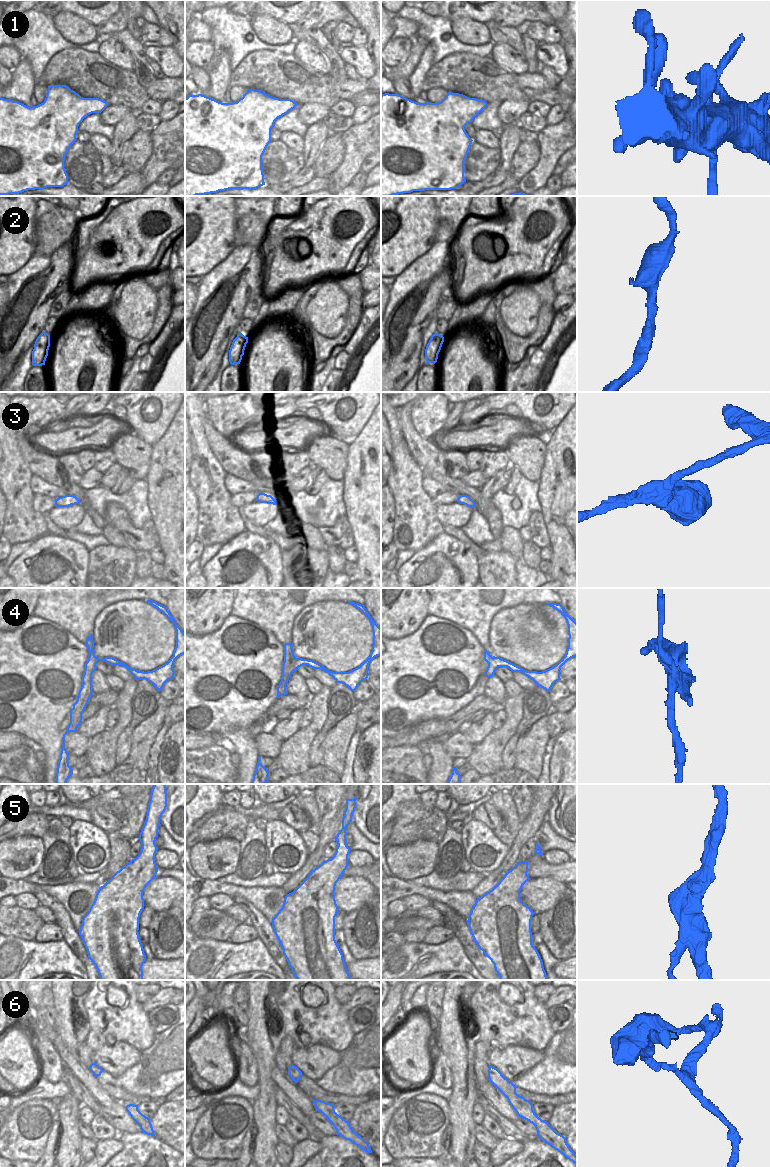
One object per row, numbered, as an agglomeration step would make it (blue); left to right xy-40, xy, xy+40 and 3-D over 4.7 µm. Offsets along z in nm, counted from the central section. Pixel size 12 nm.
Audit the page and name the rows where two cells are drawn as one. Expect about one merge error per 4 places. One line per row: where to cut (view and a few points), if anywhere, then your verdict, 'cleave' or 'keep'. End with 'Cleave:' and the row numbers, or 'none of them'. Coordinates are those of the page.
1: no cut | keep
2: no cut | keep
3: no cut | keep
4: xy+40 (492, 657), (485, 675) | cleave
5: xy-40 (115, 916), (120, 919), (122, 925), (122, 932), (120, 934) | cleave
6: no cut | keep
Cleave: 4, 5

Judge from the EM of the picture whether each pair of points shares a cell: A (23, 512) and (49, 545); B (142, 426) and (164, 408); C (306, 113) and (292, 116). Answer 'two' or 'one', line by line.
A: two
B: one
C: two

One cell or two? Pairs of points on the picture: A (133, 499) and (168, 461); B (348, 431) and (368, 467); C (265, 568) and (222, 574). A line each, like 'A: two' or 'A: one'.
A: two
B: two
C: one

